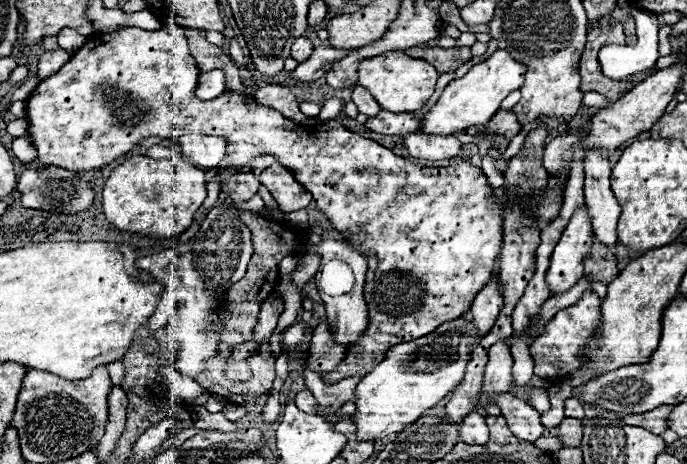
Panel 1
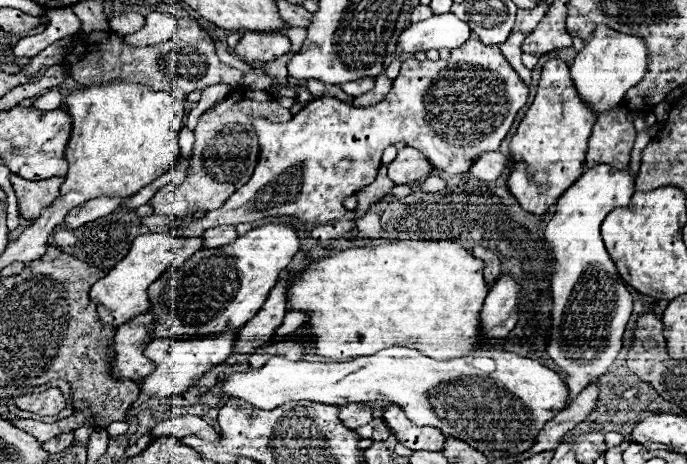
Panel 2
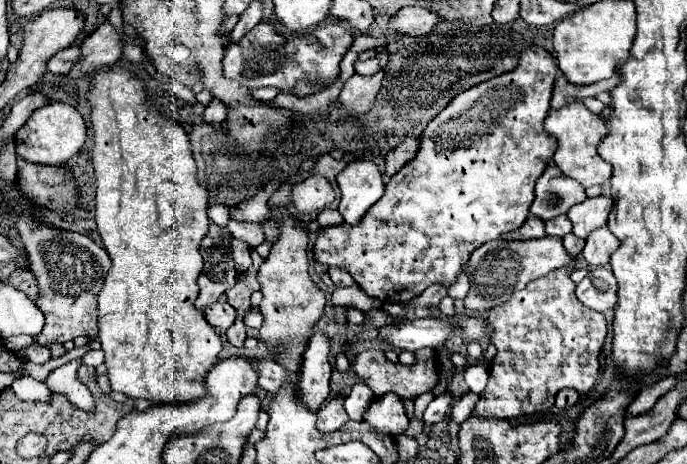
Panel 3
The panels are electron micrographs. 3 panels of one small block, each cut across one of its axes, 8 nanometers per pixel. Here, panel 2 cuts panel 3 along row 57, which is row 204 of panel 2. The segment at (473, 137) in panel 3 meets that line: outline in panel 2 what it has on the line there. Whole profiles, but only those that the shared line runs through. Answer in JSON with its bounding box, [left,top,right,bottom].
[508,58,596,214]

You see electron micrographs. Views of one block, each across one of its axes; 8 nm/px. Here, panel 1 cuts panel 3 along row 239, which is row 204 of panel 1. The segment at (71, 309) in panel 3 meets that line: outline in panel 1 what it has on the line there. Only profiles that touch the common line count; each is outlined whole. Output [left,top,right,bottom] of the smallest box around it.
[16,166,94,214]

